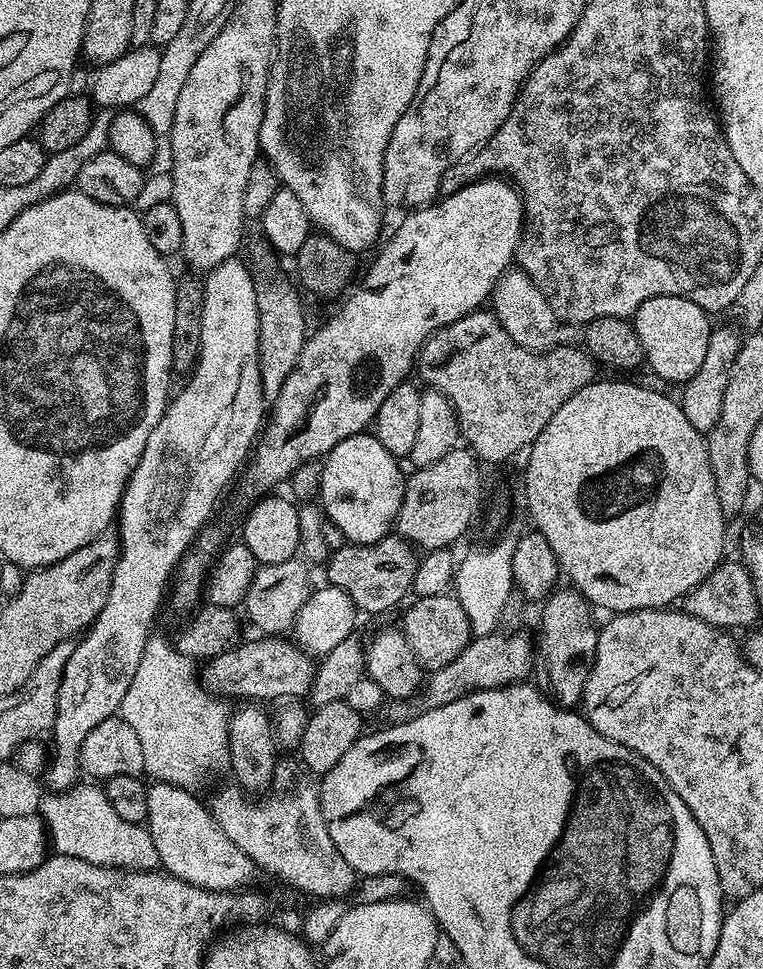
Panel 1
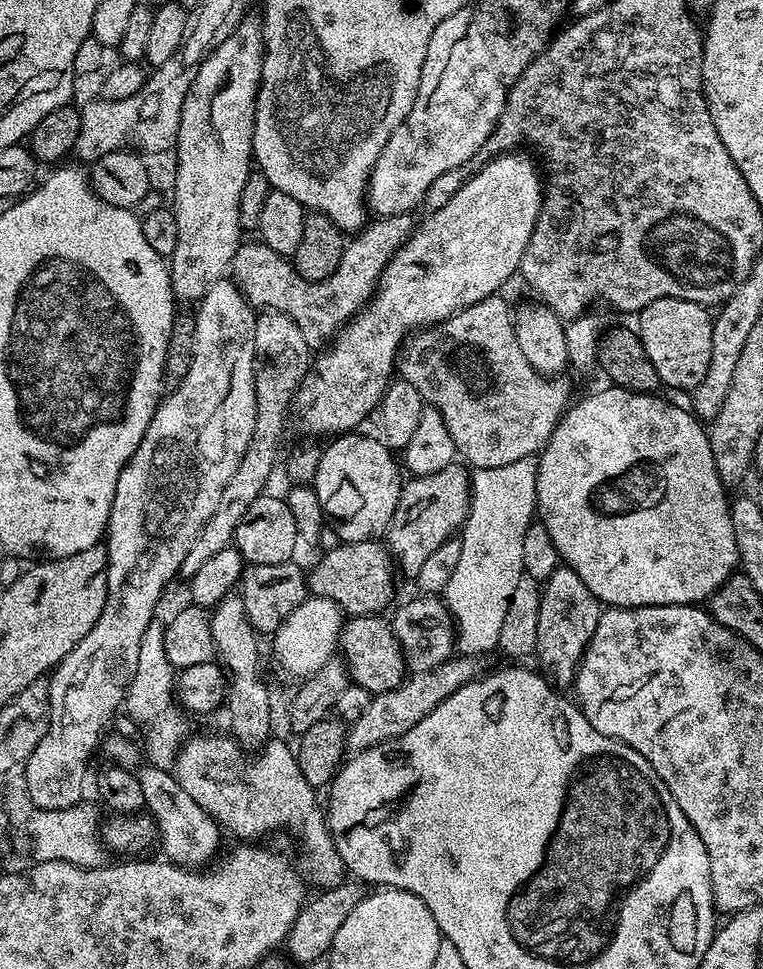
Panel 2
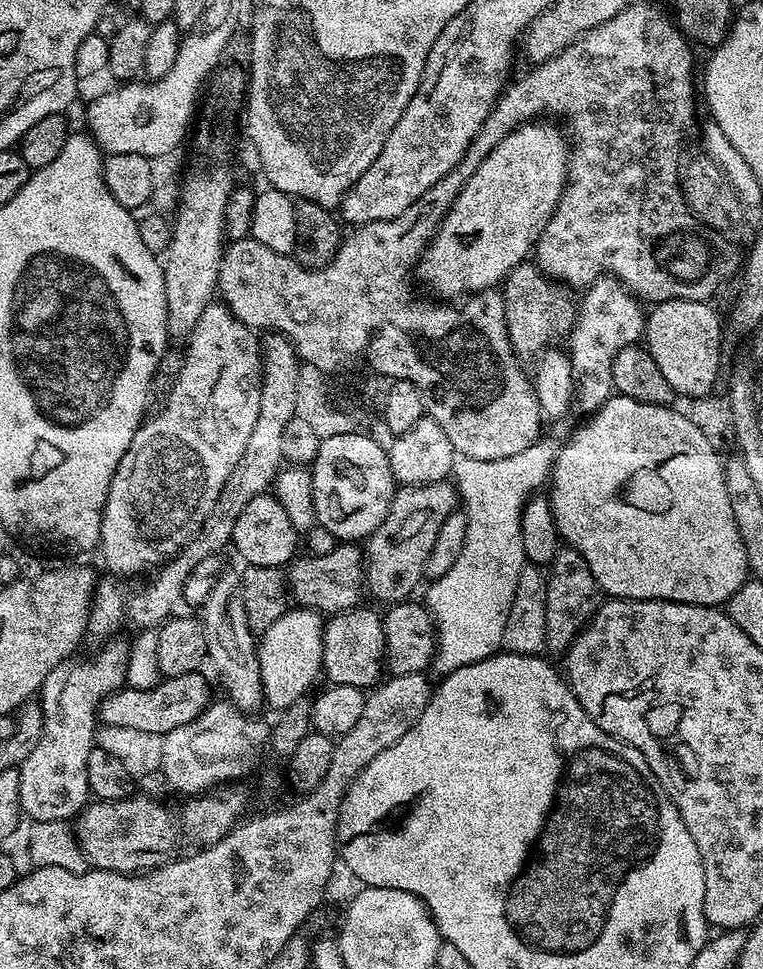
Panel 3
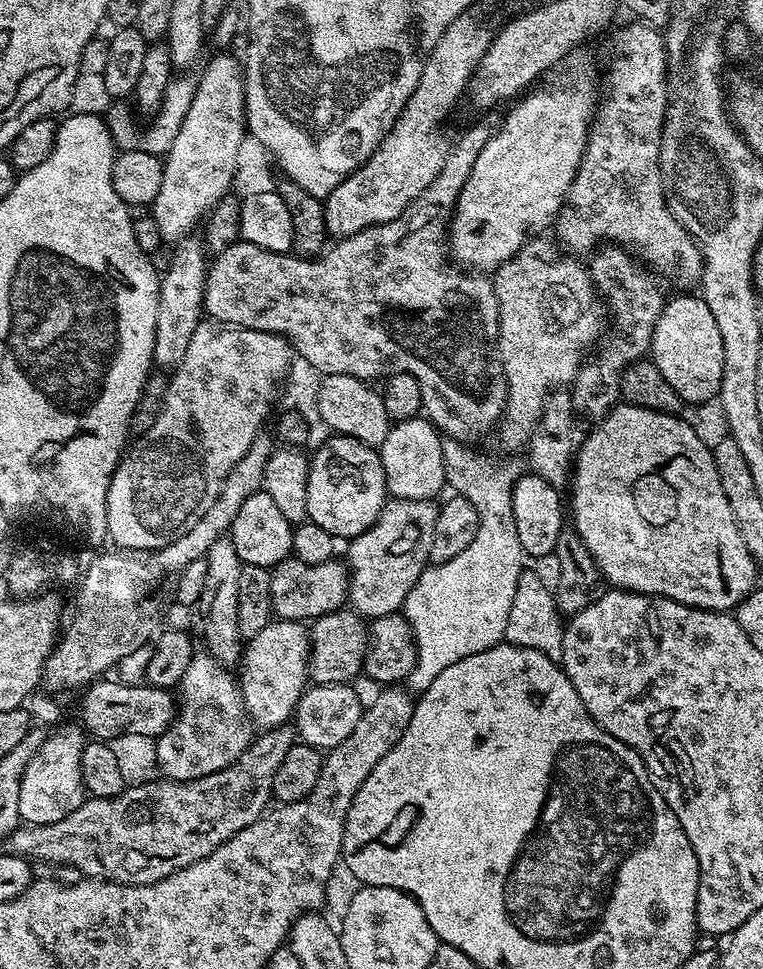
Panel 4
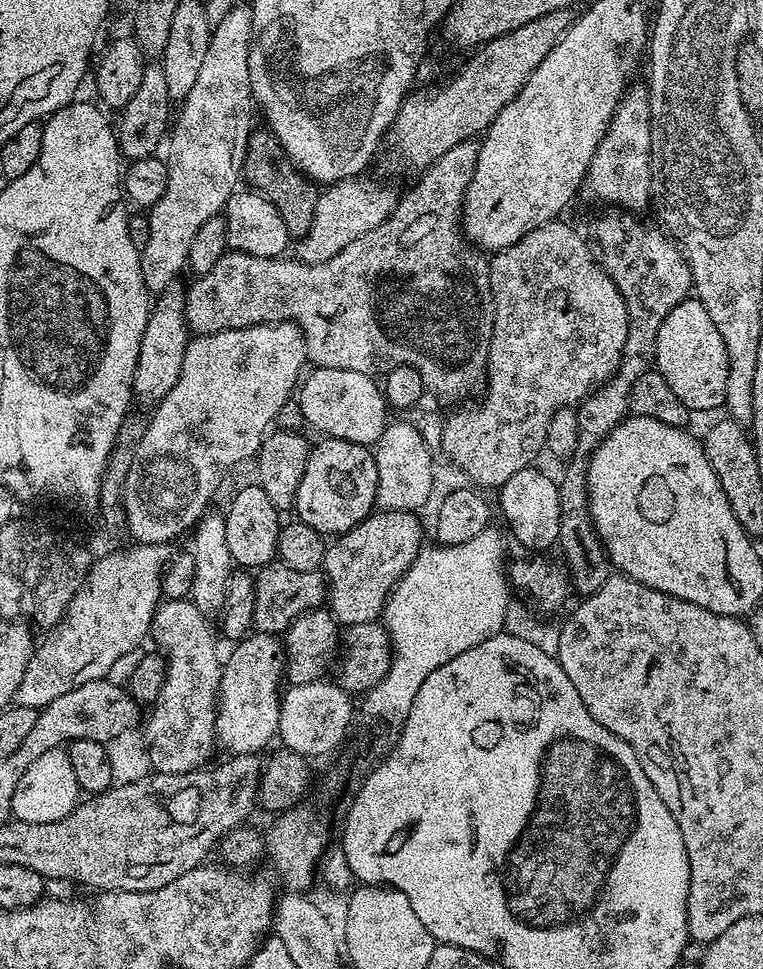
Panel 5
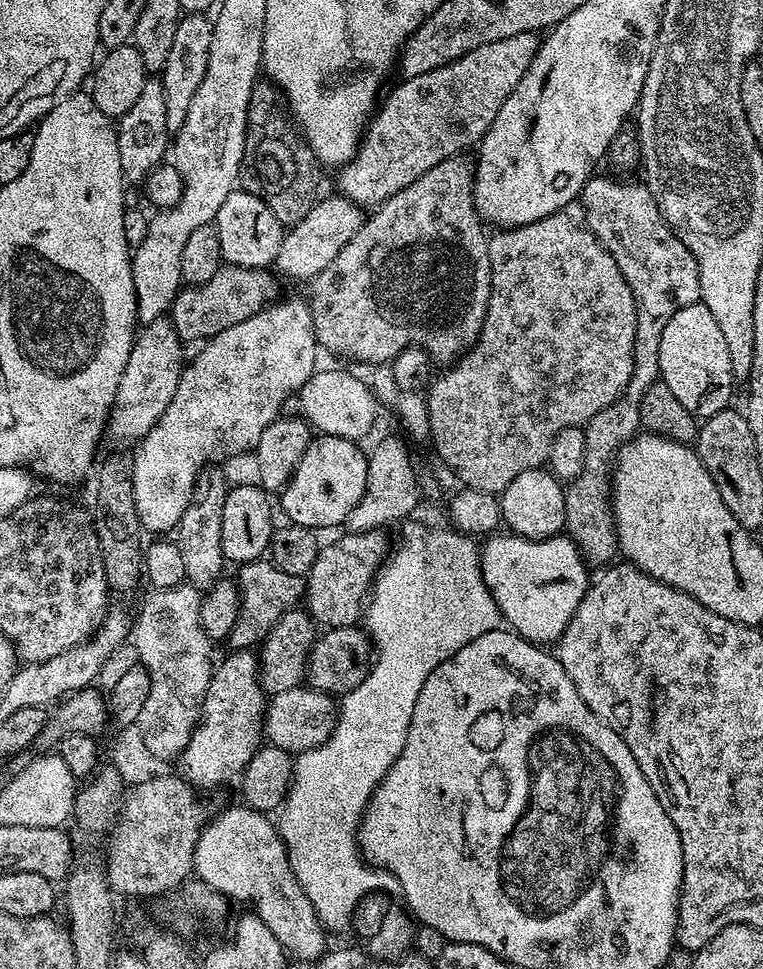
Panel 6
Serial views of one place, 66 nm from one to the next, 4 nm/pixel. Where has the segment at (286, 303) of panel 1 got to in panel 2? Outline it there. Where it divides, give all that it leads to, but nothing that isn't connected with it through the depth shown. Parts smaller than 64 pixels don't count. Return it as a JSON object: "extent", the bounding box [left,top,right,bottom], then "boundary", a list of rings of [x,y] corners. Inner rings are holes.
{"extent":[180,310,310,578],"boundary":[[[264,310],[257,315],[254,326],[254,434],[250,434],[250,446],[246,446],[246,454],[242,454],[242,462],[238,462],[238,470],[234,470],[234,478],[226,482],[226,490],[222,490],[222,499],[214,514],[210,514],[210,522],[202,526],[194,546],[190,546],[190,554],[186,554],[186,562],[182,562],[180,576],[190,578],[218,550],[229,547],[235,541],[238,522],[246,510],[250,510],[250,502],[254,498],[265,495],[268,479],[276,468],[276,459],[281,459],[280,439],[284,436],[284,423],[294,408],[296,392],[300,383],[310,370],[310,346],[298,330],[298,326],[286,314]]]}

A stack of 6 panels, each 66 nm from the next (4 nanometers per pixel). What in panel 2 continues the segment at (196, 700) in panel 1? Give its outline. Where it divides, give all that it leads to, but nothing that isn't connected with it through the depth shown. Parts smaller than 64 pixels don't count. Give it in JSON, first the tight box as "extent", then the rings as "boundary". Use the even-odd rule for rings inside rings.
{"extent":[123,622,190,769],"boundary":[[[153,622],[146,634],[142,634],[142,647],[138,654],[138,670],[134,670],[134,678],[128,687],[128,697],[123,707],[128,708],[128,716],[140,727],[144,740],[148,743],[146,756],[154,767],[171,769],[180,752],[180,745],[189,735],[190,729],[184,719],[185,713],[174,703],[174,669],[166,658],[164,645],[164,624]]]}

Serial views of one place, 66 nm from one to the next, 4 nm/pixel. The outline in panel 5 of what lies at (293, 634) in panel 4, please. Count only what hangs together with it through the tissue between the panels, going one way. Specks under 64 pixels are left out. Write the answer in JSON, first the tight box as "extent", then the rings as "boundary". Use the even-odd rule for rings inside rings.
{"extent":[216,634,286,756],"boundary":[[[249,634],[233,648],[236,649],[229,656],[227,653],[222,664],[220,699],[216,706],[216,738],[219,747],[225,748],[225,753],[234,756],[241,756],[247,752],[260,754],[271,740],[277,739],[280,731],[280,680],[282,684],[286,676],[284,645],[281,637],[276,634]]]}

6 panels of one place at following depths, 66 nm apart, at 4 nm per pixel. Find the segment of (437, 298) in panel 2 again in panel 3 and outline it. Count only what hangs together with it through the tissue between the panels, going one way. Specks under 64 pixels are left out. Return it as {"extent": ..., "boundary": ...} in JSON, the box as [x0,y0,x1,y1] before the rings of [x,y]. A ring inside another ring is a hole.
{"extent":[414,122,570,298],"boundary":[[[529,122],[516,128],[474,170],[458,198],[450,206],[440,227],[427,241],[424,253],[416,262],[414,276],[421,280],[436,298],[463,297],[465,294],[495,289],[503,285],[504,279],[525,263],[533,251],[534,245],[546,230],[546,222],[554,214],[556,204],[564,189],[564,179],[568,177],[568,154],[570,145],[565,133],[552,122]]]}

